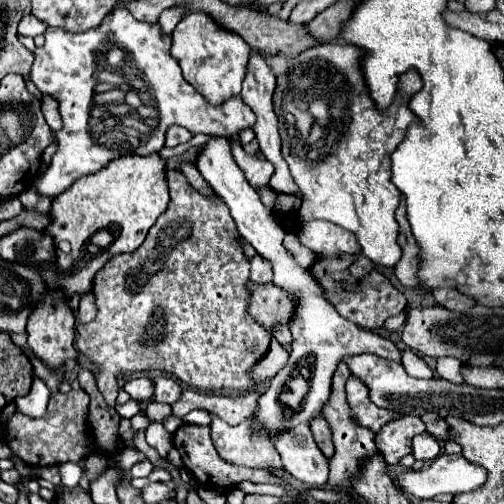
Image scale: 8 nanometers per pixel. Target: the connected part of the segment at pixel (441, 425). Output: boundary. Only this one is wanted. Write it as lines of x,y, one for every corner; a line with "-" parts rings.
424,413
424,415
420,415
420,419
426,425
426,433
434,435
440,441
448,439
448,427
446,427
446,423
444,423
444,419
440,415
436,415
436,413

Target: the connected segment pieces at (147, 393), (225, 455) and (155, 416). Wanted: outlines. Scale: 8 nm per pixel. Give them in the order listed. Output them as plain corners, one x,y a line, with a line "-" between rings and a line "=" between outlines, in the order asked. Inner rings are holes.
140,377
140,379
130,379
124,387
122,387
134,401
148,401
152,397
152,381
148,377
=
210,415
210,419
212,443
222,459
244,467
258,467
268,471
282,469
278,451
272,447
254,417
240,423
238,427
230,427
222,419
216,419
216,415
=
150,401
145,411
145,415
150,419
150,421
156,421
159,423
162,423
170,414
172,414
170,405
155,401

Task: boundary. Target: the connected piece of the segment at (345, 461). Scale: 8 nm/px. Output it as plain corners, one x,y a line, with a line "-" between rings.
340,363
338,369
334,371
334,375
332,375
332,393
330,393
330,399
328,399
328,403
324,405
324,411
322,411
322,417
330,423
332,441
334,441
334,447
336,447
336,453
330,459
330,479
328,479
328,483
334,485
334,487
340,487
340,489
350,489
350,477
358,471
360,463
366,457
370,457
370,455
376,453
372,431
364,429
364,427
358,427
352,421
352,417
350,417
350,409
348,409
346,393
344,393
344,385
346,385
346,379
350,375
352,375
350,369
344,363

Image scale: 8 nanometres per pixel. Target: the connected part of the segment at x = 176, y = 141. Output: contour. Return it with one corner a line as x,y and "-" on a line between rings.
172,125
168,131
166,131
166,147
176,147
176,145
182,145
182,143
188,143
192,139
192,133
180,125

